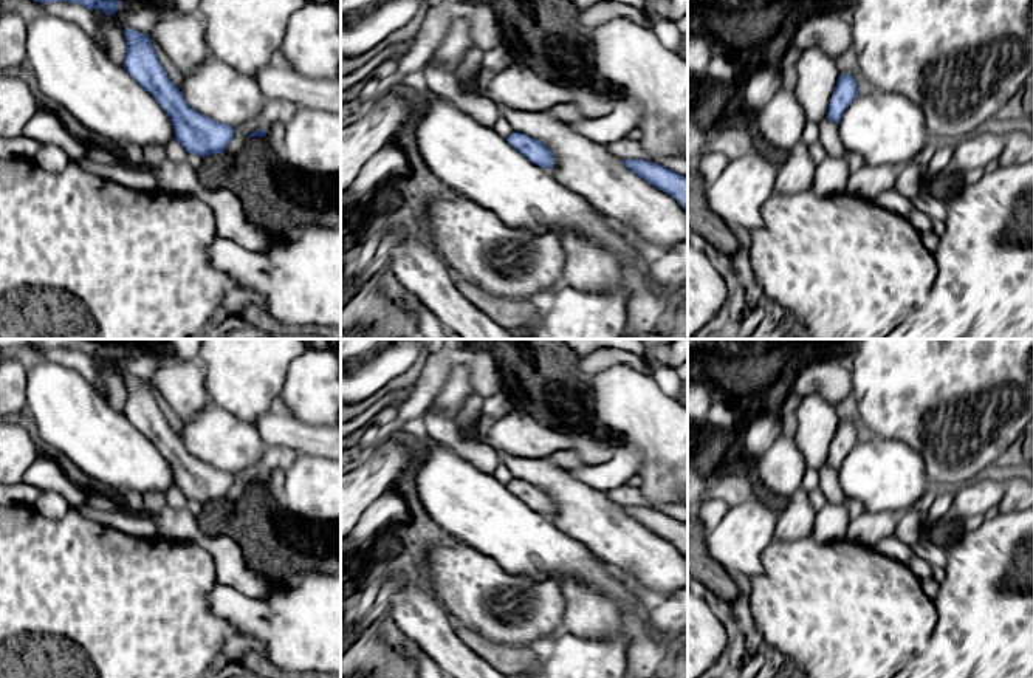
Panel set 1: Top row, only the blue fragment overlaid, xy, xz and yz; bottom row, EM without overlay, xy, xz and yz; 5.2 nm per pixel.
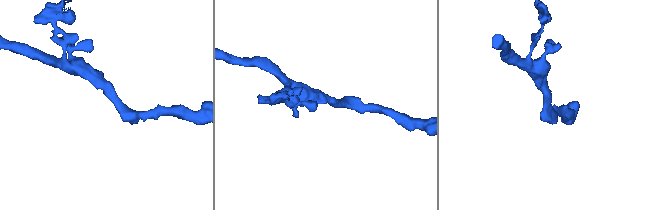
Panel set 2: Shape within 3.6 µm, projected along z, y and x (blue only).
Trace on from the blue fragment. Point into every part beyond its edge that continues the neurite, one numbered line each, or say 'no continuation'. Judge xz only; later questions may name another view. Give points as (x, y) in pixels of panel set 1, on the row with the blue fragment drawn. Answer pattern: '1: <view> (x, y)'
no continuation

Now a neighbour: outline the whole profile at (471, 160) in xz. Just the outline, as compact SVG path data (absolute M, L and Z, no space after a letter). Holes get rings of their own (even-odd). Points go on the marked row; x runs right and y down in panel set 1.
M407 93L418 102L421 111L415 135L420 155L429 170L452 192L496 214L511 228L534 234L556 232L561 237L565 231L573 231L592 238L610 251L618 262L629 262L637 268L635 285L647 283L650 254L638 252L613 229L612 221L604 214L584 197L561 184L550 169L531 163L492 127L479 124L449 101Z

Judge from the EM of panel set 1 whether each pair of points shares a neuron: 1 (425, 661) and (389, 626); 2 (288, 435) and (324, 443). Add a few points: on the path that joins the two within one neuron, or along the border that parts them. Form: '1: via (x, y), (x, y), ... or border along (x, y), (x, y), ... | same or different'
1: via (415, 654), (395, 635) | same
2: via (298, 435), (315, 440) | same

